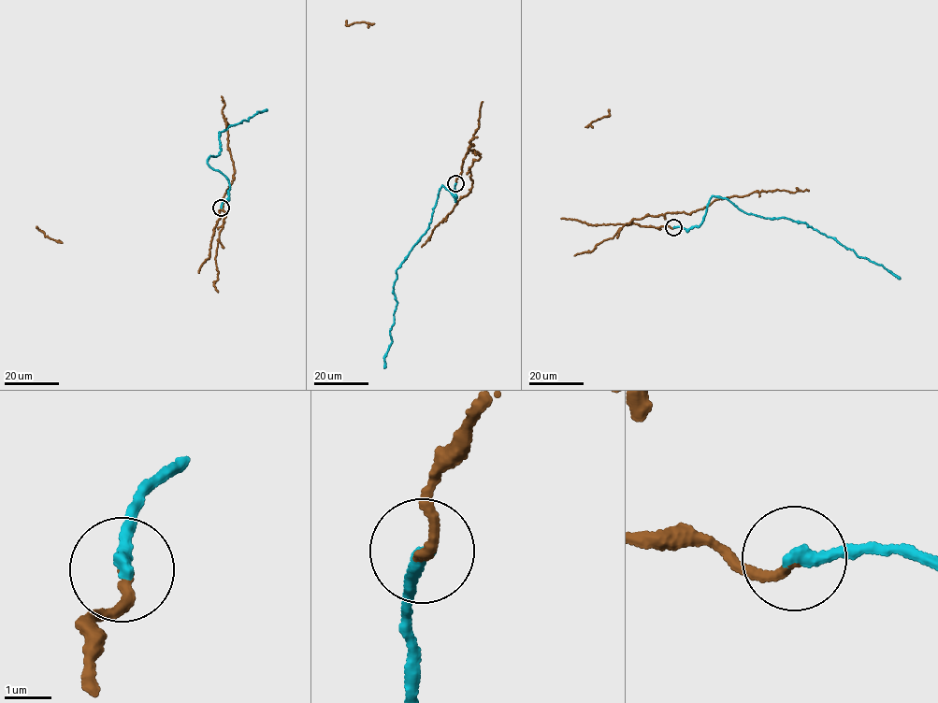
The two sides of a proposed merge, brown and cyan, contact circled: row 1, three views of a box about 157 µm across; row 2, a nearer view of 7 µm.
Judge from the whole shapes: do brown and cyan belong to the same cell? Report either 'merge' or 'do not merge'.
merge

